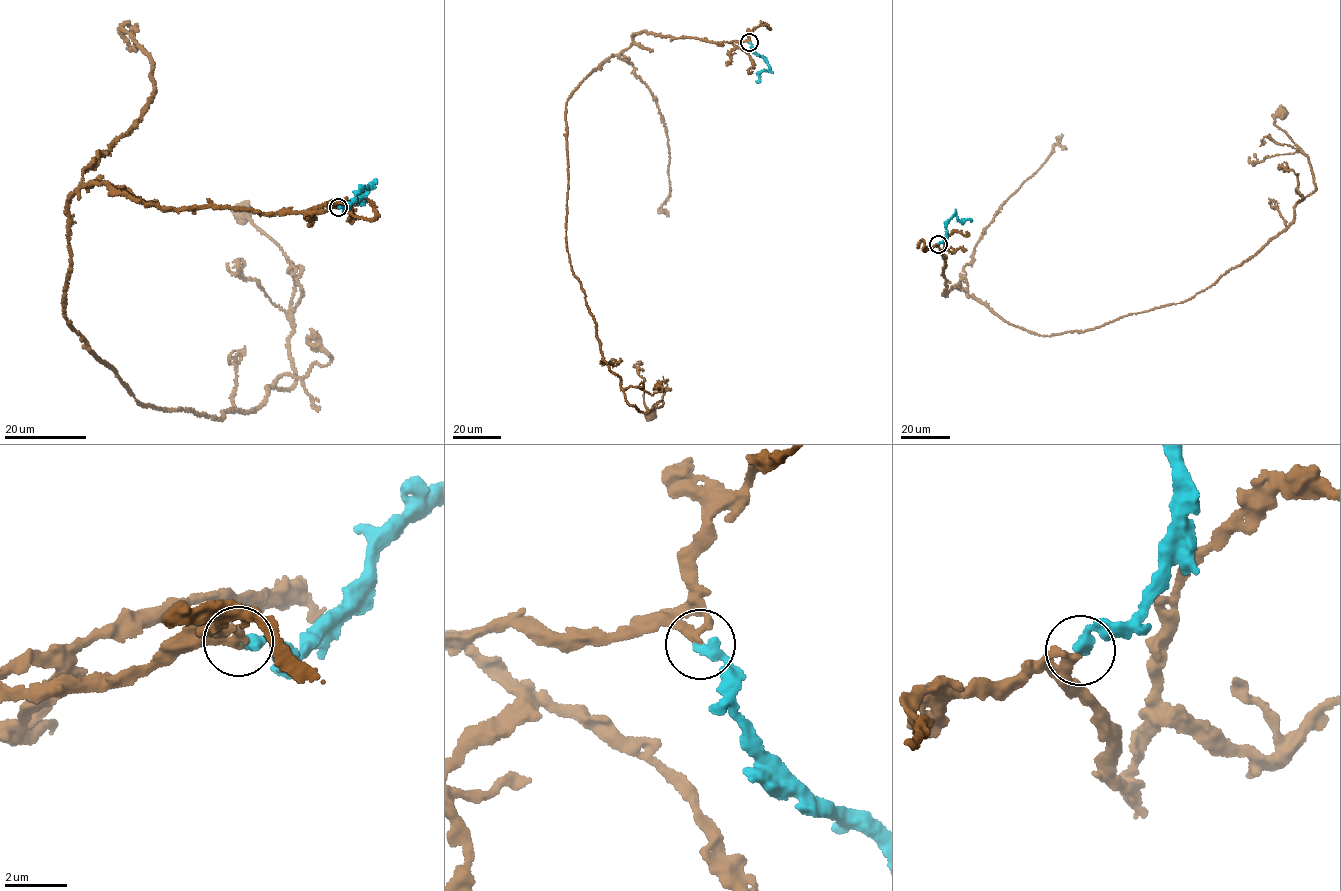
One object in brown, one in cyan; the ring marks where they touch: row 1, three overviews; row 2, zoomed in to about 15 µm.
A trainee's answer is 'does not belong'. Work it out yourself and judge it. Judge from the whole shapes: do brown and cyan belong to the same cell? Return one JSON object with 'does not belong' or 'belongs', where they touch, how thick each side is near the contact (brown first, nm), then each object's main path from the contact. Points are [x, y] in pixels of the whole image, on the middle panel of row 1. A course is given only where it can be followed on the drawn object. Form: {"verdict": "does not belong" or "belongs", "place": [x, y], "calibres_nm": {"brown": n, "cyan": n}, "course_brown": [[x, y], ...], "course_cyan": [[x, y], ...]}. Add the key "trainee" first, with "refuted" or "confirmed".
{"trainee": "refuted", "verdict": "belongs", "place": [749, 42], "calibres_nm": {"brown": 320, "cyan": 400}, "course_brown": [[749, 42], [641, 32], [566, 103], [570, 267], [625, 400], [644, 413], [664, 403], [651, 414]], "course_cyan": [[749, 43], [770, 68], [761, 71], [759, 80], [755, 81]]}

